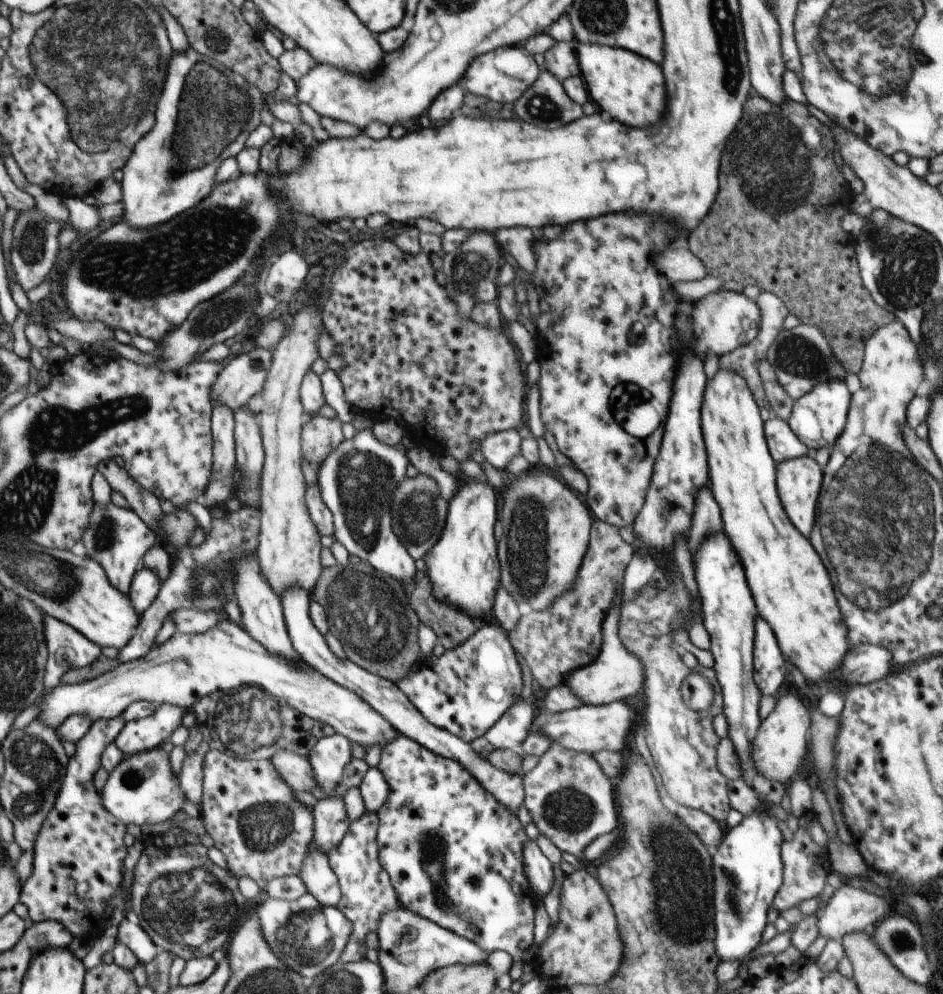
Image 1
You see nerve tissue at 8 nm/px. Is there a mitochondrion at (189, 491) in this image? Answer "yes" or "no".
no

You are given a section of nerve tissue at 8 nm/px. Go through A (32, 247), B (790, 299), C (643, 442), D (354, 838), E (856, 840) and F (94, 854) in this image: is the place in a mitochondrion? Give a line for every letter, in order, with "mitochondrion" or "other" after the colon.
A: mitochondrion
B: other
C: other
D: other
E: other
F: other

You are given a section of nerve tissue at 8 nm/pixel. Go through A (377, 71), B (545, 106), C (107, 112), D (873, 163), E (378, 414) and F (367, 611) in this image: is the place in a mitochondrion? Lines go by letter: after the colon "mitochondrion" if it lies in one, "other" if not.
A: other
B: mitochondrion
C: mitochondrion
D: other
E: other
F: mitochondrion

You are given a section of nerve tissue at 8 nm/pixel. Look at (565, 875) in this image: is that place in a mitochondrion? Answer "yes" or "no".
no

